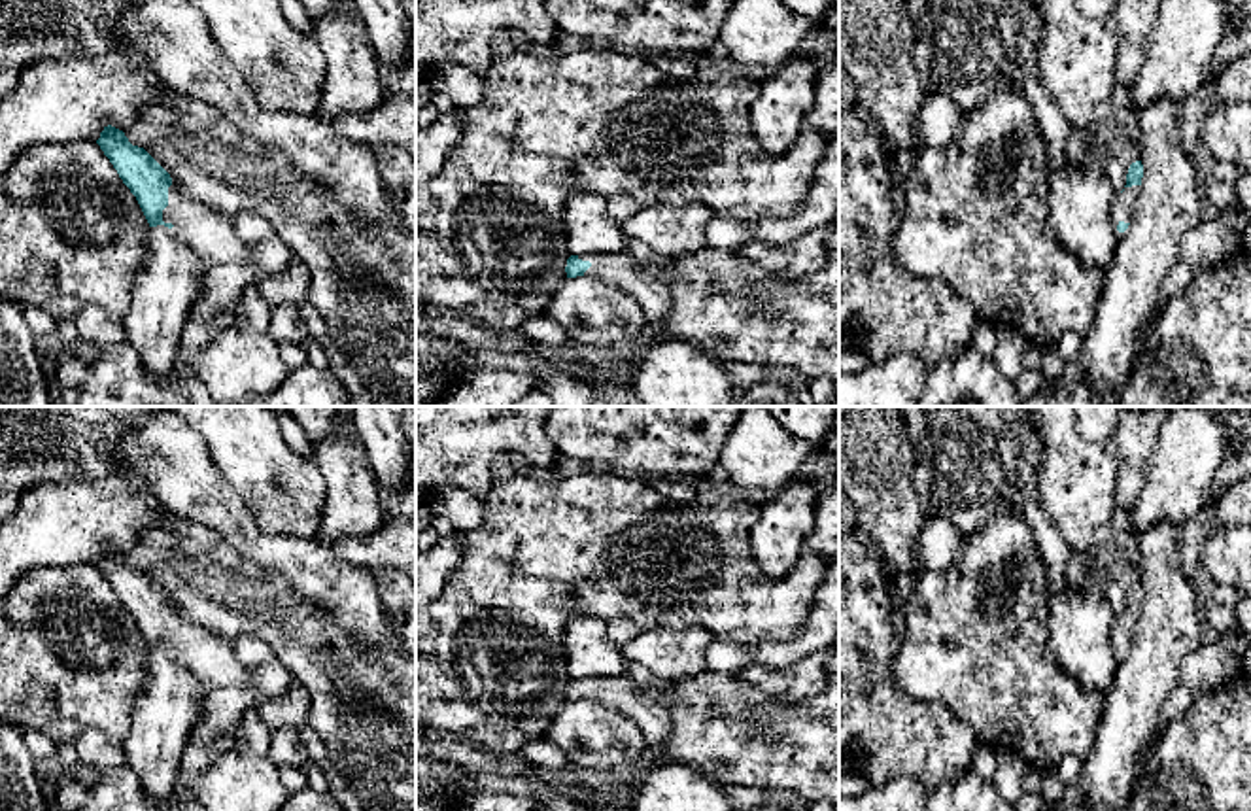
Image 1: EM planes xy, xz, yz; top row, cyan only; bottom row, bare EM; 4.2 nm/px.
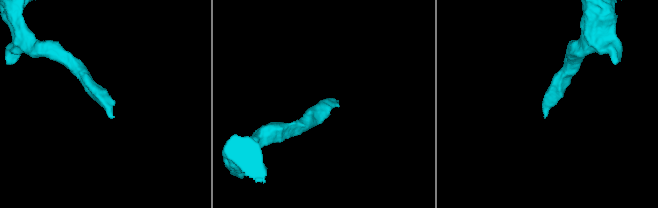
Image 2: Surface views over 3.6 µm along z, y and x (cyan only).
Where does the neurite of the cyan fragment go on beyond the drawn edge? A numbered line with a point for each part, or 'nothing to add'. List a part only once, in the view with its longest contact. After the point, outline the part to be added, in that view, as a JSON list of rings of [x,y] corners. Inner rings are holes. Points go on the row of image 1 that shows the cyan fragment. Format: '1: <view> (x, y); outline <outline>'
1: xy (208, 231); outline [[[168,187],[168,206],[163,221],[172,223],[172,233],[181,238],[206,265],[244,263],[251,259],[251,246],[232,227],[232,214],[204,200]]]

